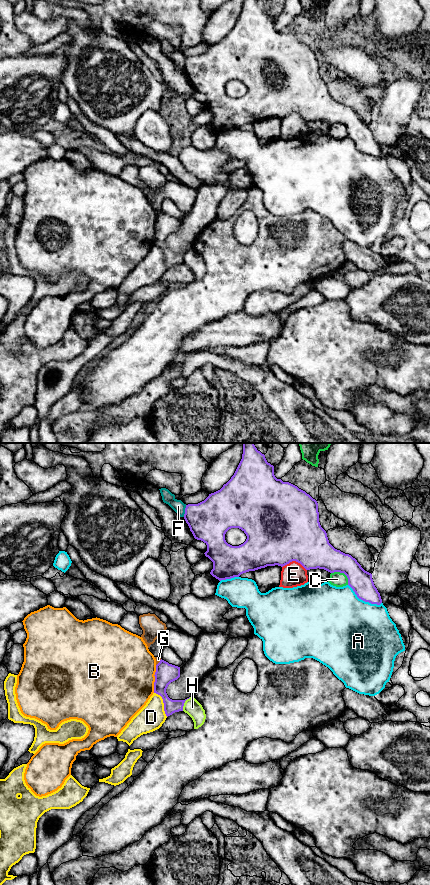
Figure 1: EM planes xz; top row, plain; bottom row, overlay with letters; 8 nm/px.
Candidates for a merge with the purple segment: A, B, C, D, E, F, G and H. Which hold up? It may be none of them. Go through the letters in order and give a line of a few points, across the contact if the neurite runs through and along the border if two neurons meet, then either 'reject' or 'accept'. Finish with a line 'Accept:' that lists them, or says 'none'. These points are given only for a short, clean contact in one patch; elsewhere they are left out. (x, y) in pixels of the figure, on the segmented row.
A: reject
B: reject
C: reject
D: reject
E: reject
F: reject
G: reject
H: line xz (192, 696), (185, 701), (182, 710); reject
Accept: none

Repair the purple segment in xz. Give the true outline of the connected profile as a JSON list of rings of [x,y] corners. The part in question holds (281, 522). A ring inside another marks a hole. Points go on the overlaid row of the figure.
[[[254,443],[242,444],[242,459],[231,479],[220,490],[209,494],[204,501],[188,504],[185,508],[184,519],[194,538],[207,545],[207,551],[204,554],[213,562],[210,574],[221,581],[267,566],[283,567],[296,561],[306,570],[319,568],[330,573],[344,573],[348,578],[348,585],[359,599],[380,605],[382,599],[374,585],[372,574],[365,571],[351,555],[335,549],[329,543],[327,533],[319,522],[317,501],[297,486],[277,479],[274,475],[274,466],[267,462],[265,455],[257,450]],[[231,528],[239,528],[246,534],[247,539],[243,544],[232,546],[226,542],[225,534]]]

